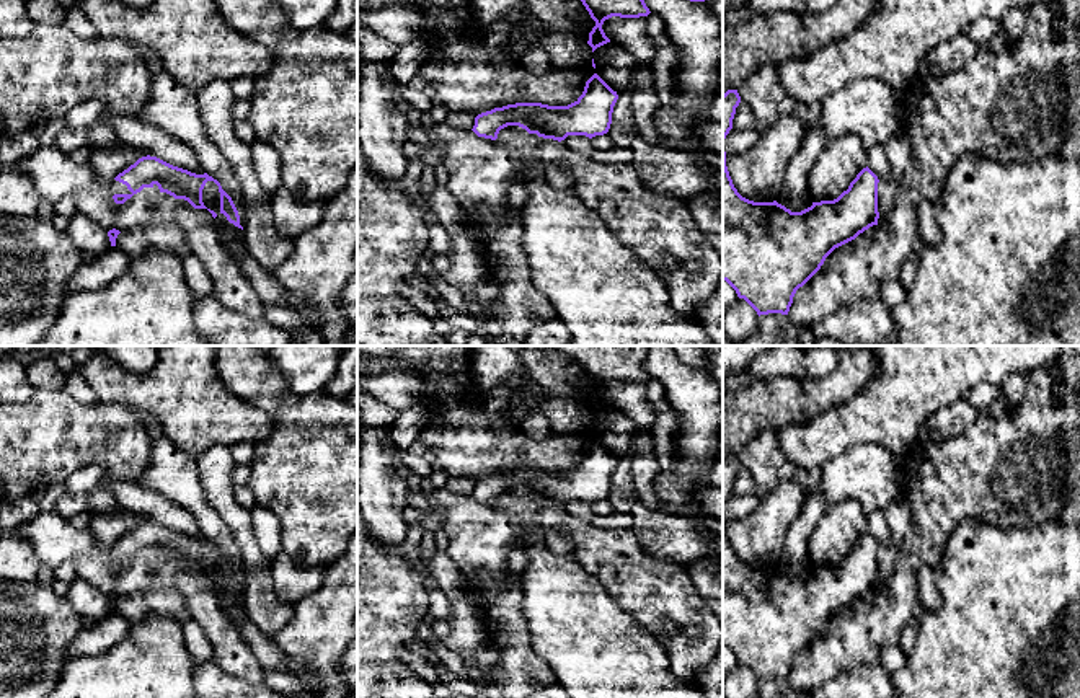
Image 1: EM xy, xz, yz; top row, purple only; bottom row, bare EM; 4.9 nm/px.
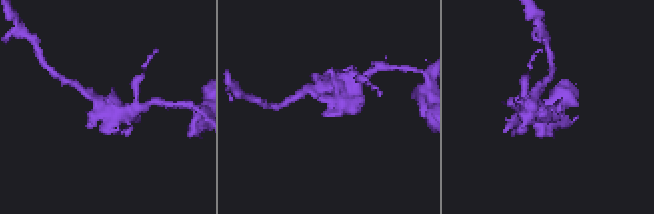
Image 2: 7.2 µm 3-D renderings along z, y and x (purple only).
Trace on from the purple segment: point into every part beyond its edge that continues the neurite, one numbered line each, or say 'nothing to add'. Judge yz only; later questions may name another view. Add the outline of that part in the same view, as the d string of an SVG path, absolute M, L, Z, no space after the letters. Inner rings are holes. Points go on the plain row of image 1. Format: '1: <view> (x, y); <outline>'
nothing to add

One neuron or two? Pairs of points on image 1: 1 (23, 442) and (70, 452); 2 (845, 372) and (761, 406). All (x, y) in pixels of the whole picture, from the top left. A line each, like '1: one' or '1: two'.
1: one
2: one

